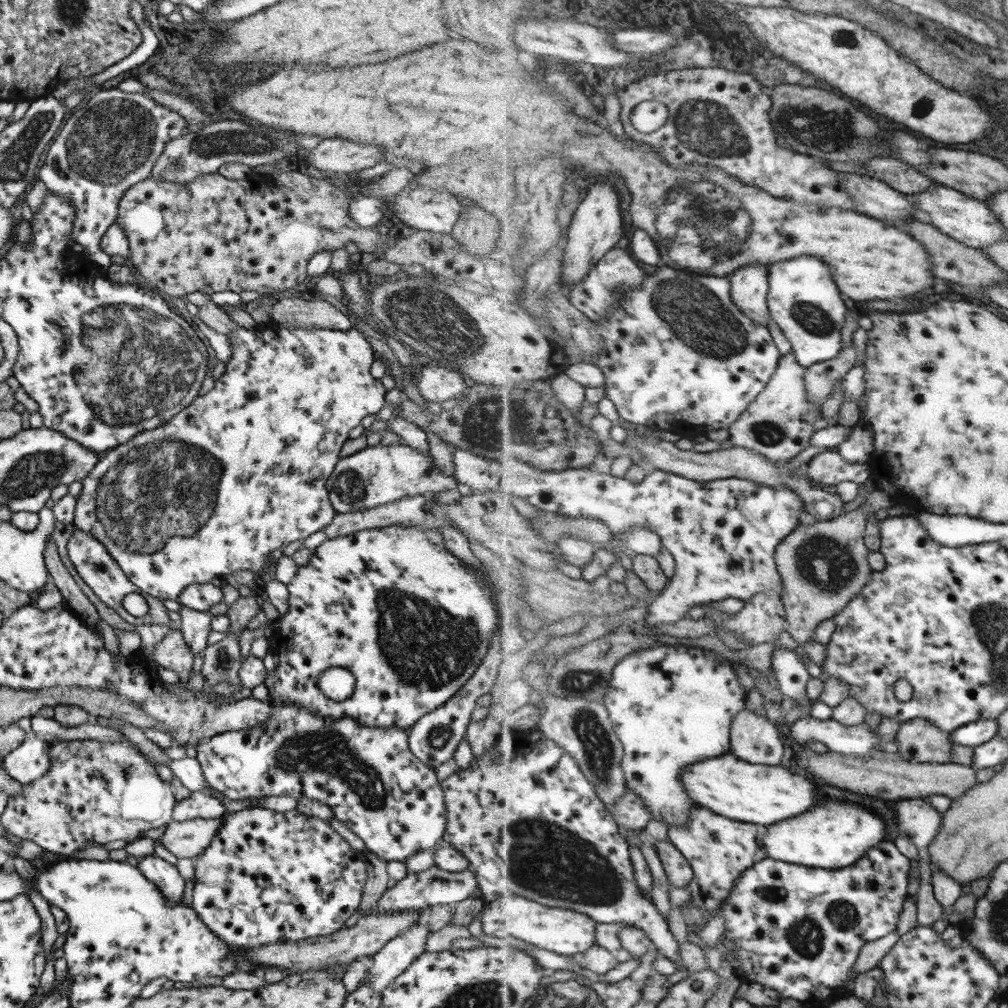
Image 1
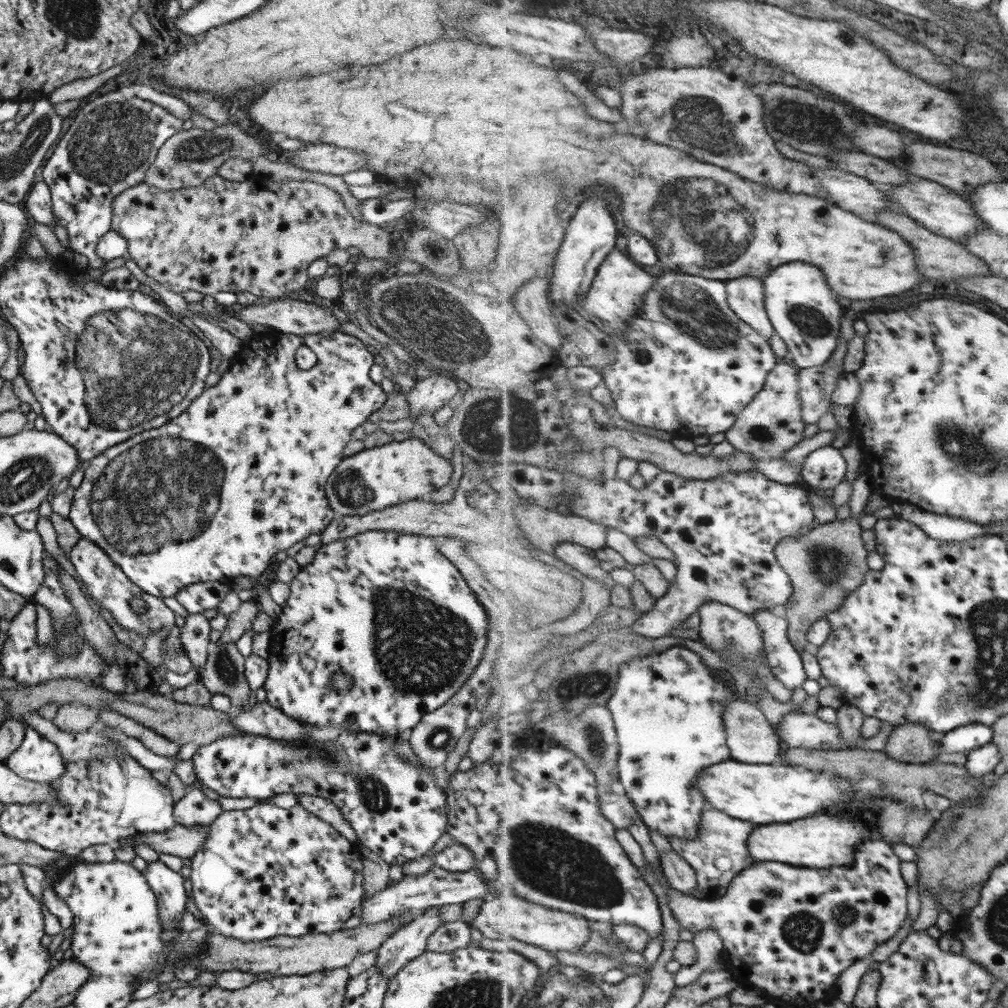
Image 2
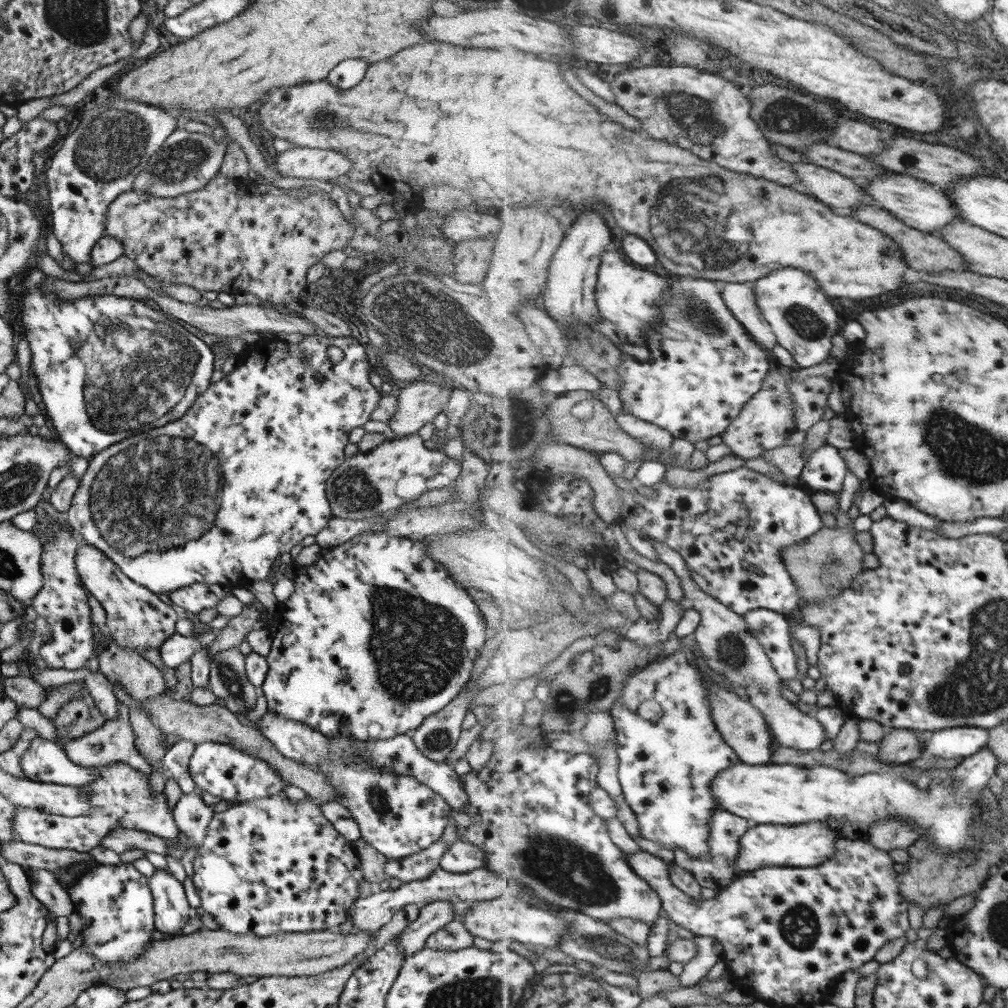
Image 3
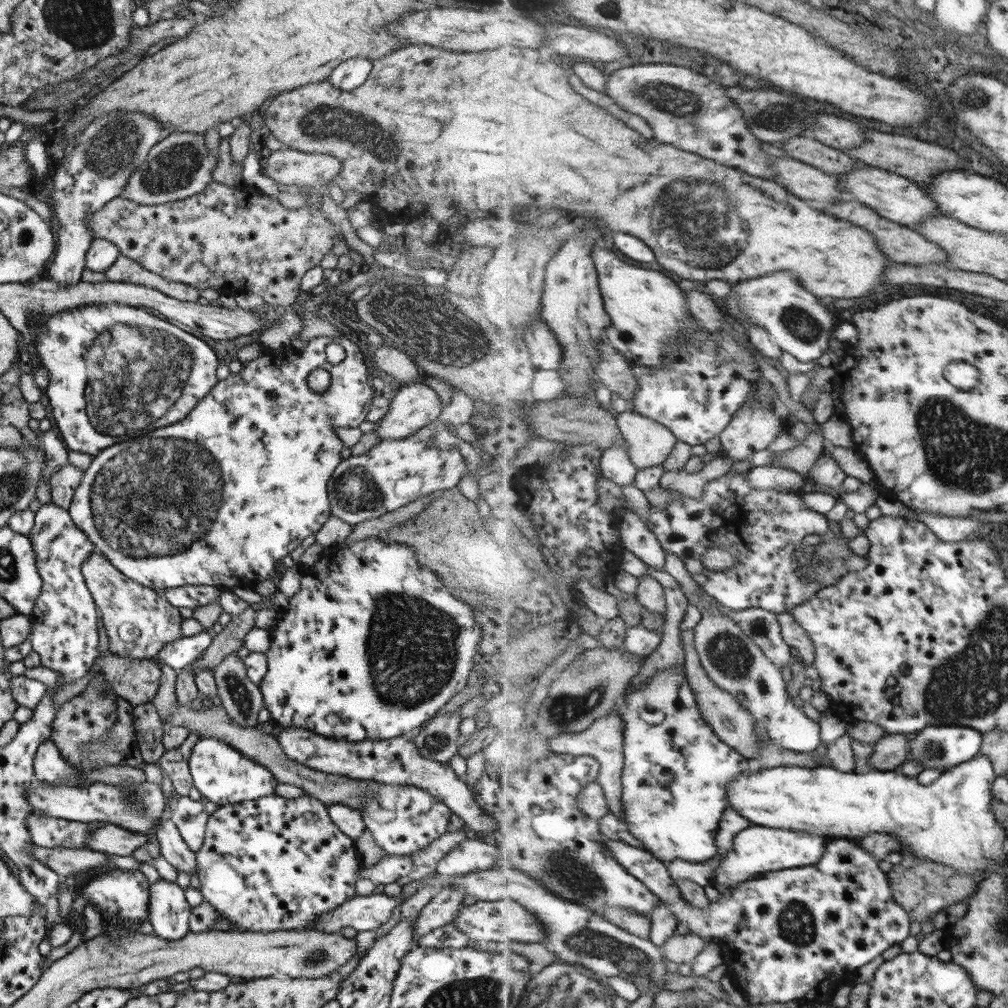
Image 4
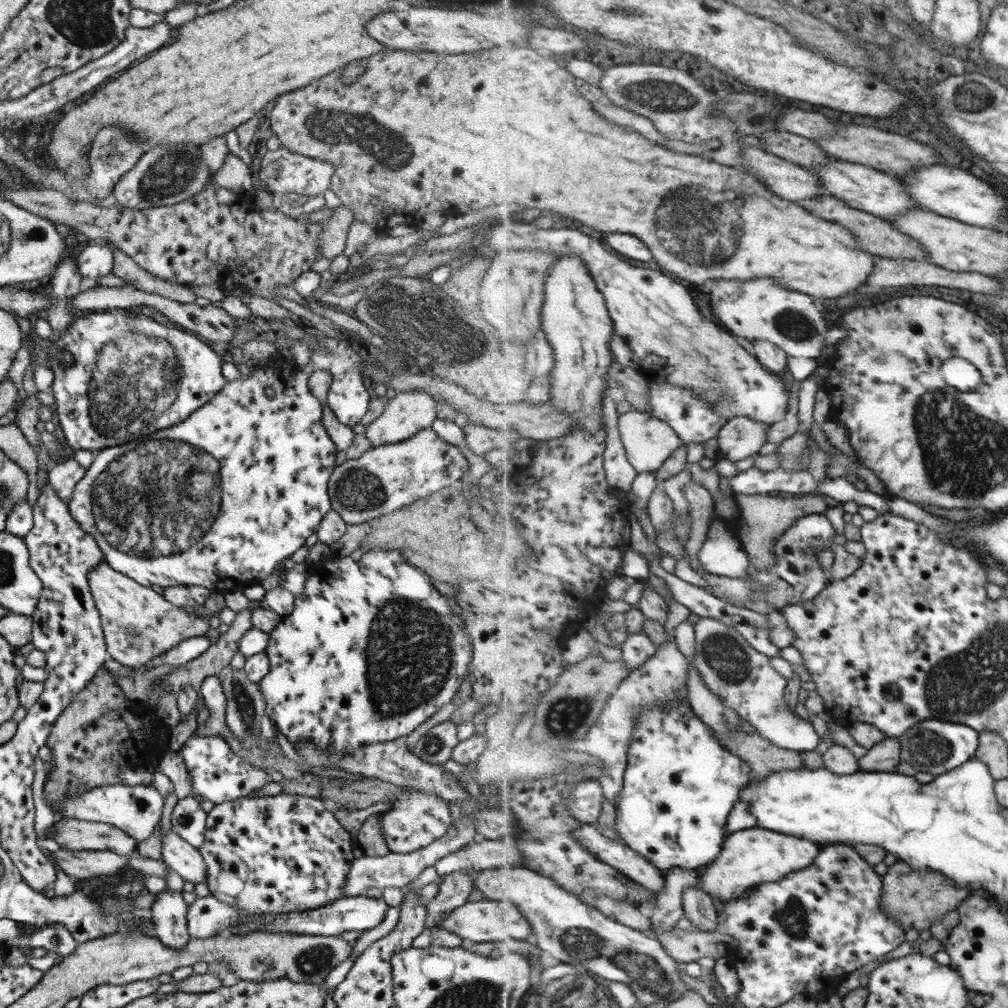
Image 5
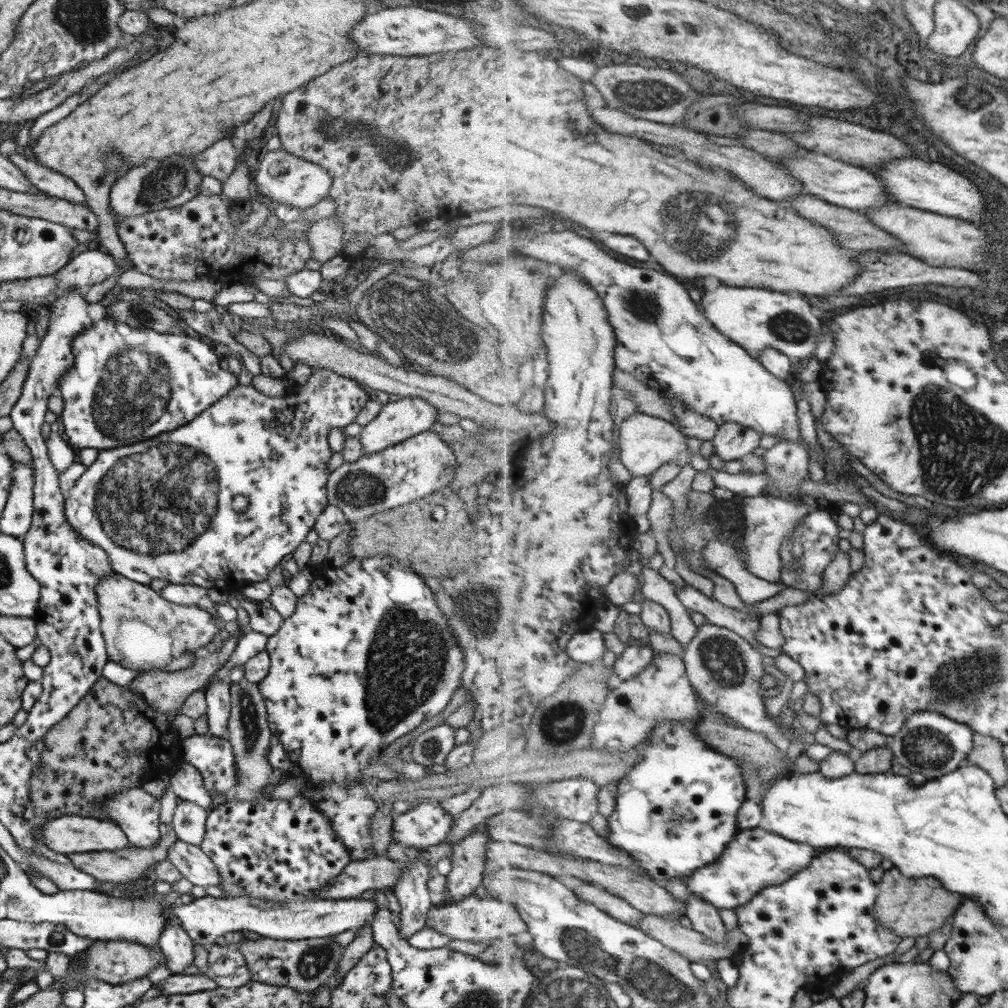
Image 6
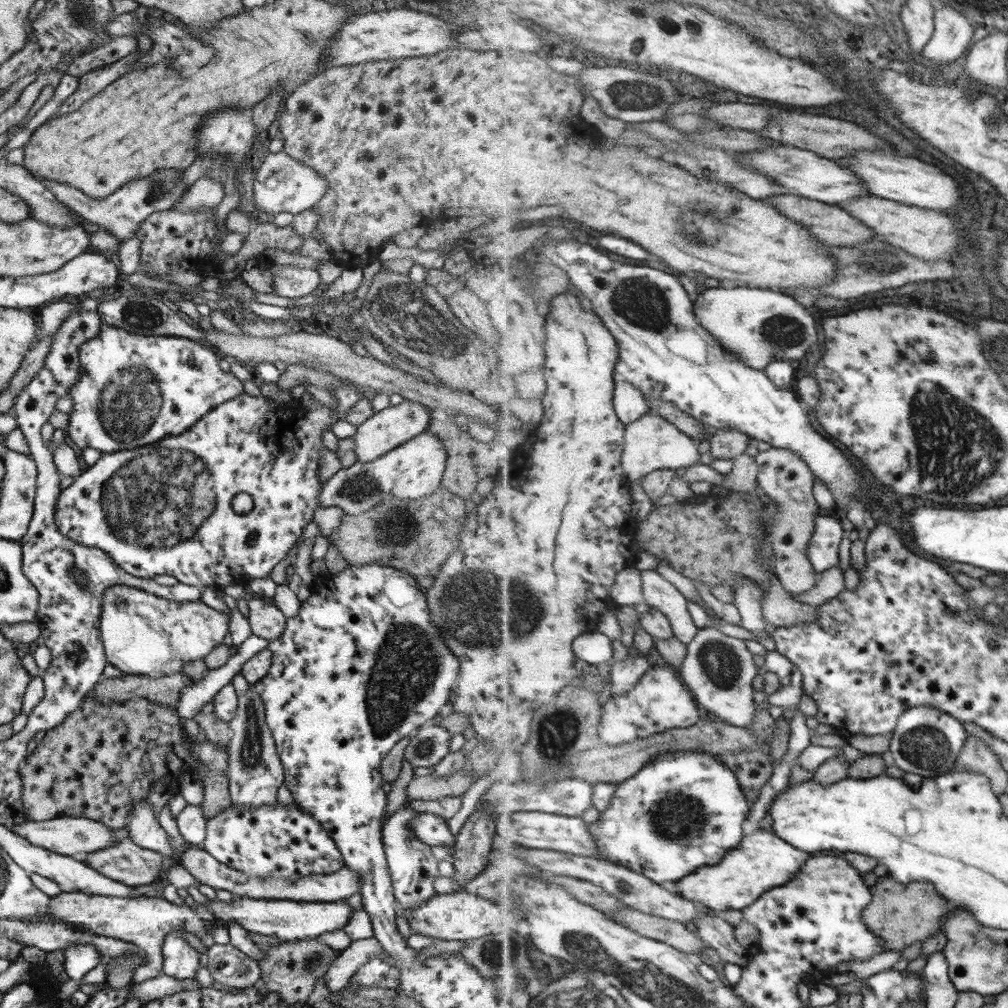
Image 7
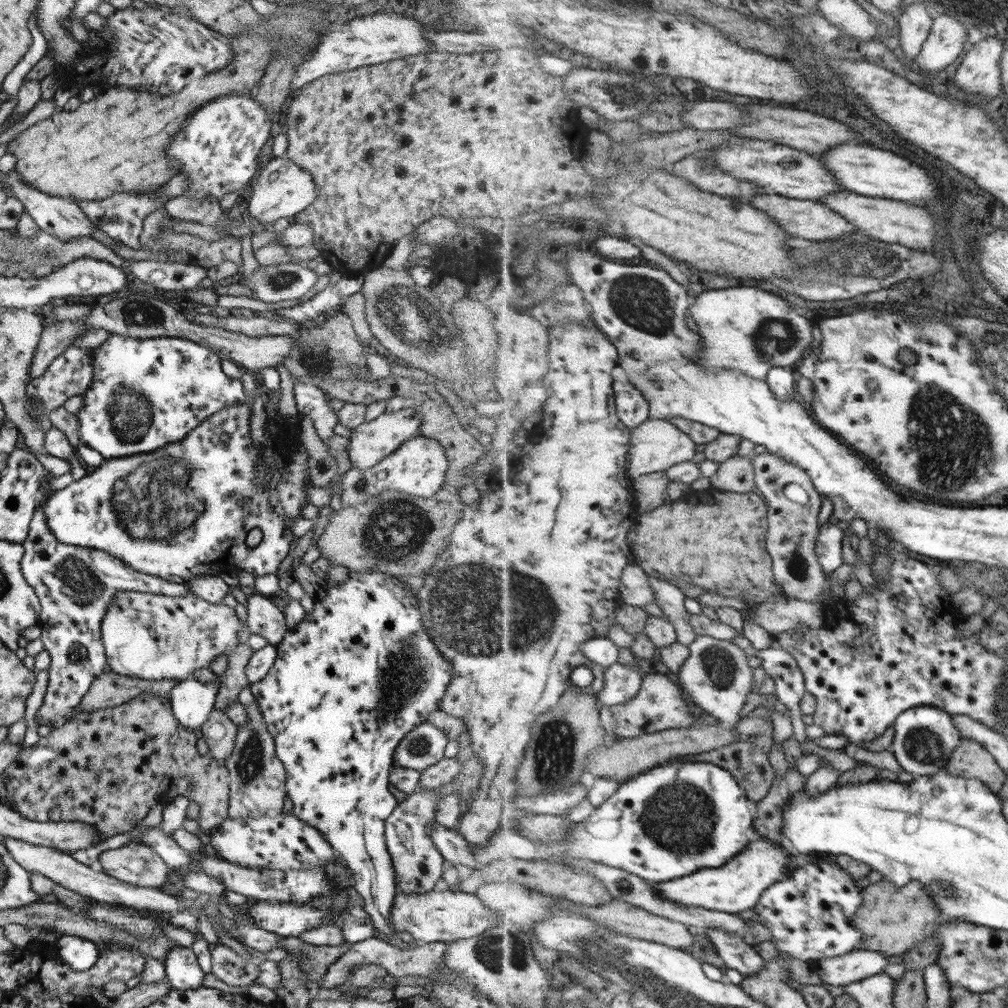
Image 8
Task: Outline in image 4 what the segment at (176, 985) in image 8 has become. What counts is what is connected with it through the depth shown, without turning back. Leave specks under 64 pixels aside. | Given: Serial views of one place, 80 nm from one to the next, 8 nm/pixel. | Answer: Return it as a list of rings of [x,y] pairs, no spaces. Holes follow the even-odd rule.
[[[158,879],[148,885],[147,918],[152,935],[163,940],[181,940],[188,934],[191,909],[177,883]]]

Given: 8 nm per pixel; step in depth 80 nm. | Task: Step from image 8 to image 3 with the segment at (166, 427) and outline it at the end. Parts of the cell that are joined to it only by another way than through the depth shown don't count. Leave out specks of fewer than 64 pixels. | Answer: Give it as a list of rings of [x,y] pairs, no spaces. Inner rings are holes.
[[[35,266],[9,280],[16,292],[16,328],[27,340],[31,376],[41,396],[45,418],[51,422],[59,442],[75,456],[89,460],[108,446],[147,427],[161,427],[181,418],[208,386],[213,370],[213,353],[179,324],[169,321],[141,299],[89,295],[57,301],[40,291],[46,275]]]

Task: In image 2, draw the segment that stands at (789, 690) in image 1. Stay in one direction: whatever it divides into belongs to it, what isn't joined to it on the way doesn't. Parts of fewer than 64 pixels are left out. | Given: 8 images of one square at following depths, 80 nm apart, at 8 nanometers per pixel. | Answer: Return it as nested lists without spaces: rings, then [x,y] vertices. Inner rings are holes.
[[[757,611],[758,625],[766,631],[764,643],[768,664],[774,676],[789,690],[797,690],[807,680],[803,660],[788,635],[789,623],[783,612]]]

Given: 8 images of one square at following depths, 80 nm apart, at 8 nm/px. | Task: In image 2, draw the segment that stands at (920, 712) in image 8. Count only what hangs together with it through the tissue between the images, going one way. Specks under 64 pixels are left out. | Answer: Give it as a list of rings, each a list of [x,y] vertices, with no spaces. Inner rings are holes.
[[[972,723],[960,726],[960,728],[947,732],[942,738],[942,752],[970,754],[976,748],[991,743],[993,737],[993,727],[988,724]]]

